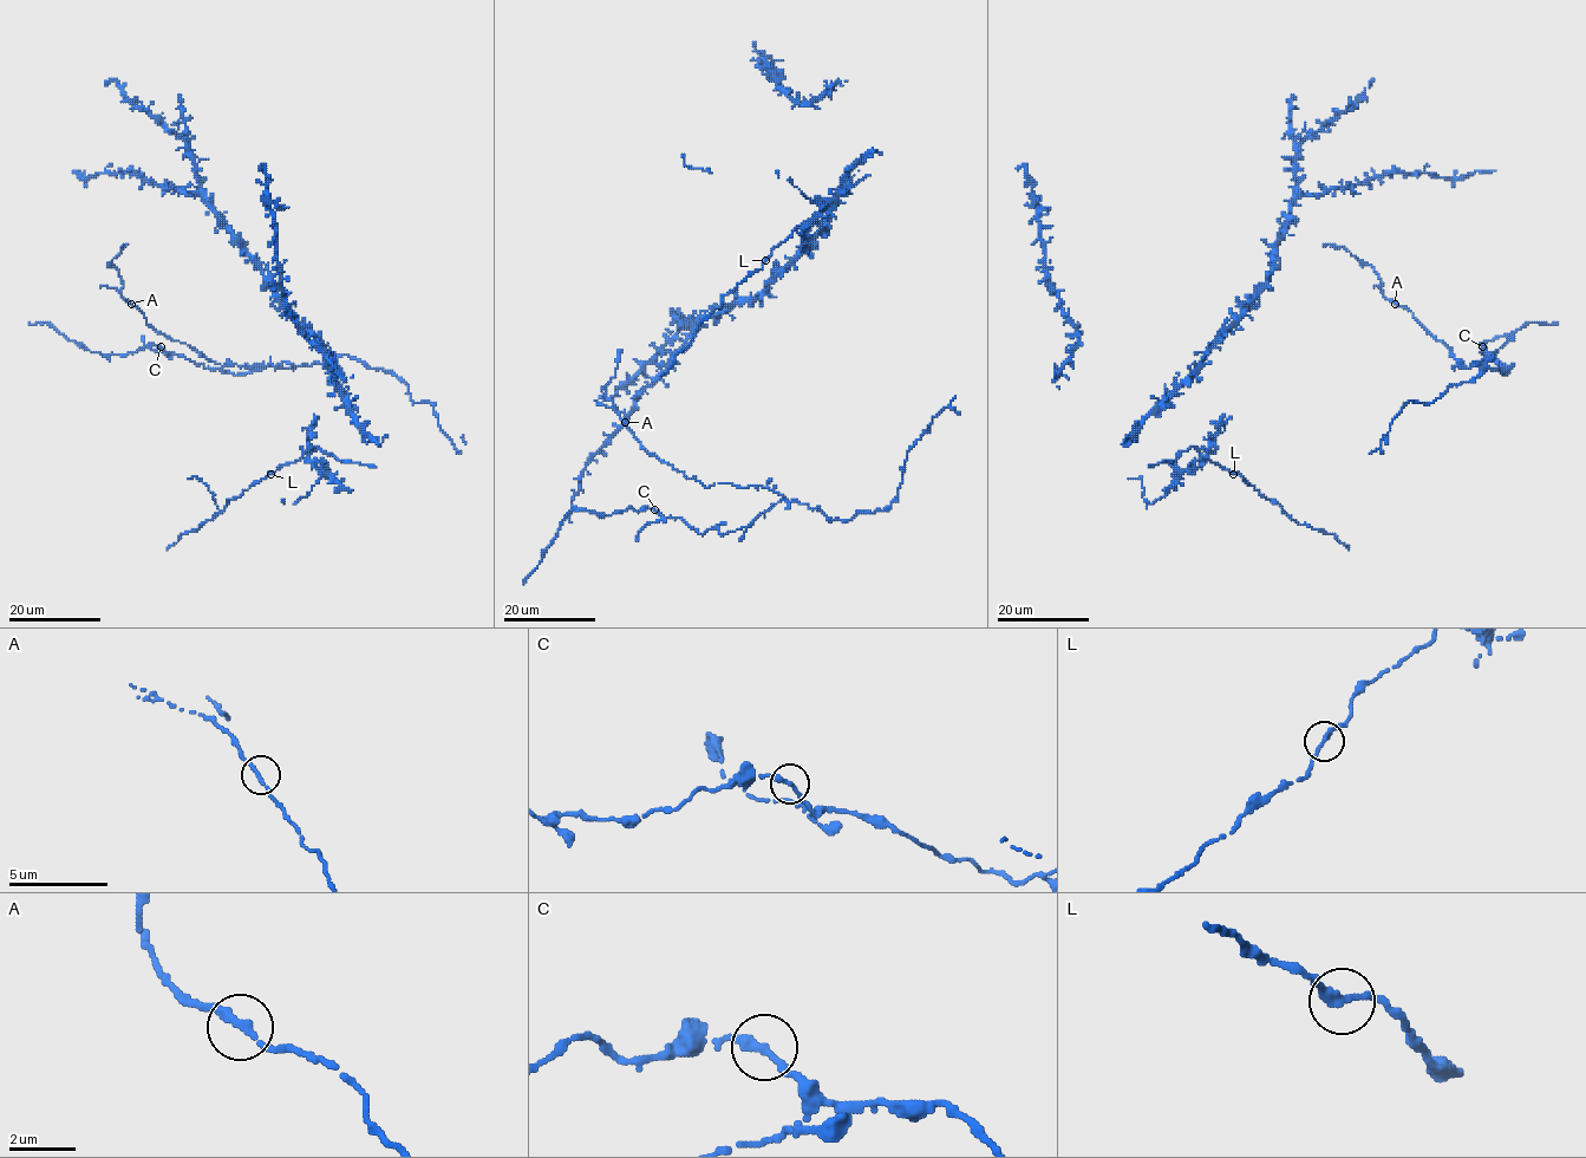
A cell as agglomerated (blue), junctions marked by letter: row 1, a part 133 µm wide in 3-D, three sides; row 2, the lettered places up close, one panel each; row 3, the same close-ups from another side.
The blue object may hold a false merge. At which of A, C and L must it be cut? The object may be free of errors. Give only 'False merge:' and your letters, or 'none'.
False merge: none

